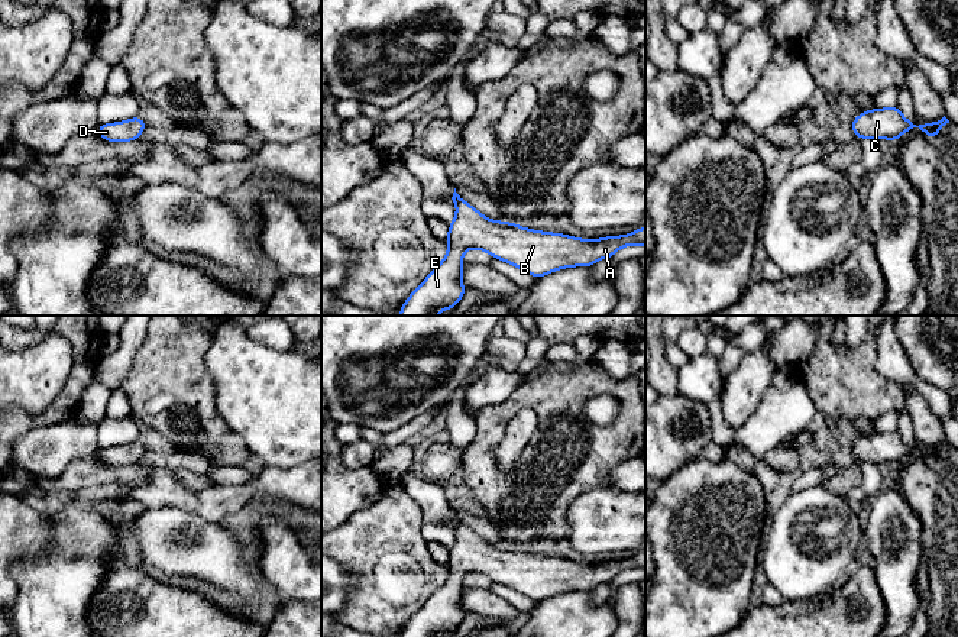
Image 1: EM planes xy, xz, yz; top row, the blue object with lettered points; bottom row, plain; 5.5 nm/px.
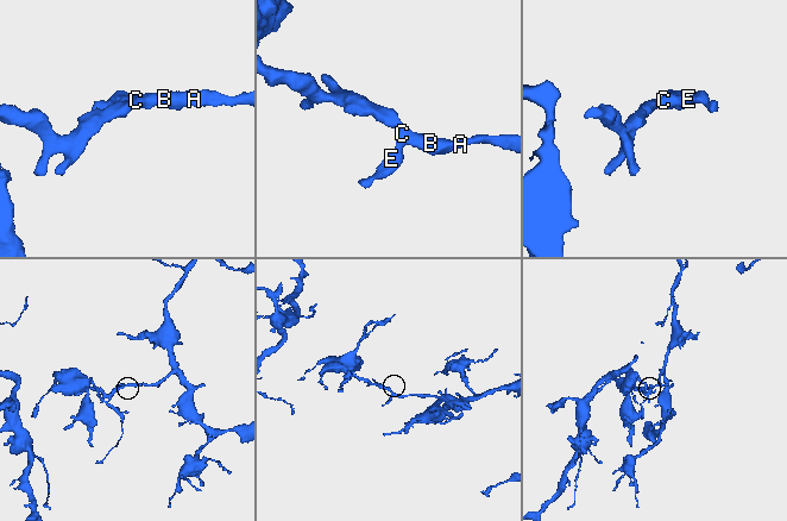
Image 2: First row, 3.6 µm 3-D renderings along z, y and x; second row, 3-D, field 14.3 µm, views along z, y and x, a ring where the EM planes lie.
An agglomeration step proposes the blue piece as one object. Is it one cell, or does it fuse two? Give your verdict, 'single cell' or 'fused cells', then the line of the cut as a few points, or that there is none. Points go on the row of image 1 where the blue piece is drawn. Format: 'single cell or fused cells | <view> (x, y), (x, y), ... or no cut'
single cell | no cut

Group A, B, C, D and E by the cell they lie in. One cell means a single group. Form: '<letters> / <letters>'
A B C D E

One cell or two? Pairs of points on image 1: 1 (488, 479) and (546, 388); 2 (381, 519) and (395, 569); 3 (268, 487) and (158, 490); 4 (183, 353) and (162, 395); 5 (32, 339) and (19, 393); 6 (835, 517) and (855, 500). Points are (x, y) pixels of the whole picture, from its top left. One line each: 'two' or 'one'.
1: one
2: one
3: one
4: one
5: two
6: two

